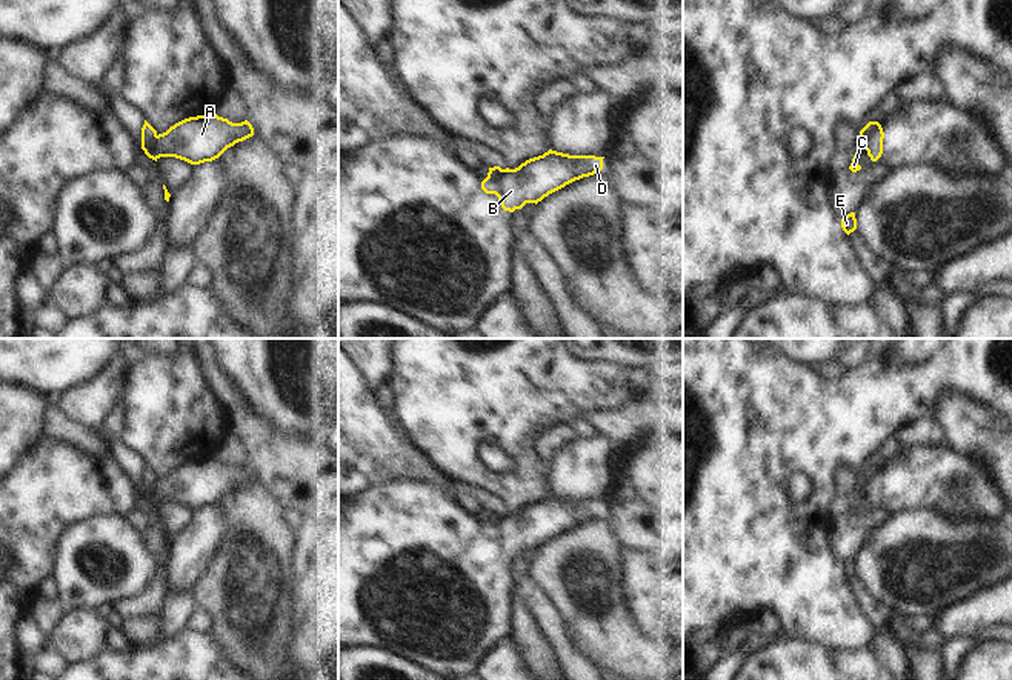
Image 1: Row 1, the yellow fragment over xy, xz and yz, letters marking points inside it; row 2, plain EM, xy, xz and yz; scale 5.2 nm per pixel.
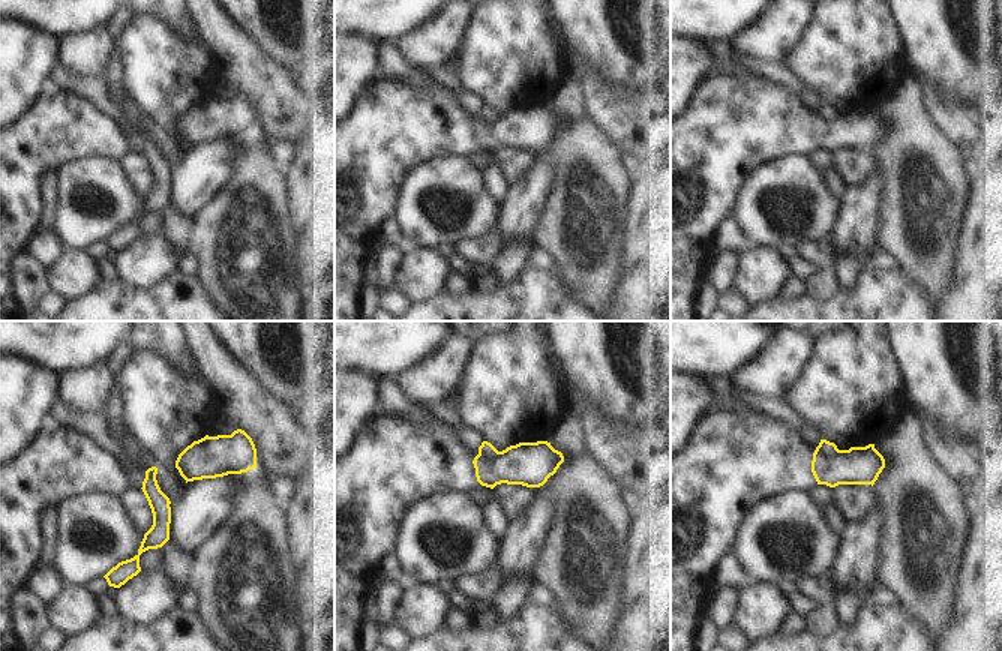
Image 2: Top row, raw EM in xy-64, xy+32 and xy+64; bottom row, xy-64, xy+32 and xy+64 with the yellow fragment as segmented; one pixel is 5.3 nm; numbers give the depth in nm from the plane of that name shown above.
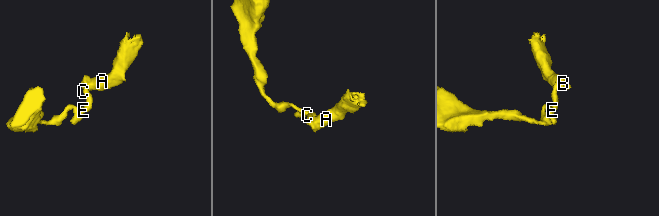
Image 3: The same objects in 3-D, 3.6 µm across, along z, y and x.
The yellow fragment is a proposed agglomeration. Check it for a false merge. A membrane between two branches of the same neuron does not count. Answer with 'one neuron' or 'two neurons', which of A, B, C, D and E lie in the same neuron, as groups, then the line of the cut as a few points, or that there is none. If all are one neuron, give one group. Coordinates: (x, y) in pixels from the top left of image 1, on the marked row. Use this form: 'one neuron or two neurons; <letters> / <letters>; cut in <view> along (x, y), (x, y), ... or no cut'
two neurons; A B D / C E; cut in xy along (157, 136), (146, 154)

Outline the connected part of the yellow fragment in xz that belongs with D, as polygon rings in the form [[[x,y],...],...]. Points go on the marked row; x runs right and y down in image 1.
[[[549,149],[543,155],[521,163],[515,169],[501,169],[497,180],[481,182],[486,194],[495,194],[504,211],[514,212],[526,203],[538,203],[549,194],[603,169],[603,158],[595,155],[569,155]]]

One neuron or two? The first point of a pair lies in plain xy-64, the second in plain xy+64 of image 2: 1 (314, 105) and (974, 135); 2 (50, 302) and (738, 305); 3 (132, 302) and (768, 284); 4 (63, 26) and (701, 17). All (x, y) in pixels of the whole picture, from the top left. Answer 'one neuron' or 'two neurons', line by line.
1: one neuron
2: one neuron
3: two neurons
4: one neuron

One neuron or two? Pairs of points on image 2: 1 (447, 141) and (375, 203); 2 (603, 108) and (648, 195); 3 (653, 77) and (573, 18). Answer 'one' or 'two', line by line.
1: one
2: two
3: one

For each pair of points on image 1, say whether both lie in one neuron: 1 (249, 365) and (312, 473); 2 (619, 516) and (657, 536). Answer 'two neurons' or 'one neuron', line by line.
1: two neurons
2: one neuron

